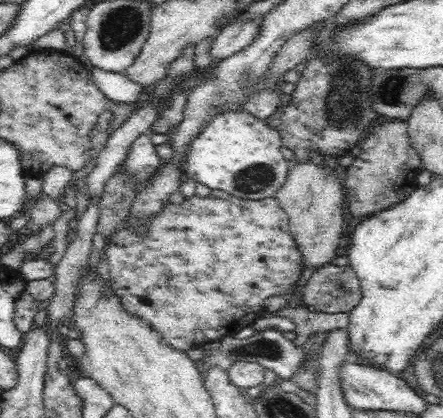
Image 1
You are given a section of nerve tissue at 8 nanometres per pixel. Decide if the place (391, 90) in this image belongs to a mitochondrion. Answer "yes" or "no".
yes

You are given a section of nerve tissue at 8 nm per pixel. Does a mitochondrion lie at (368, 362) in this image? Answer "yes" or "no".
no

